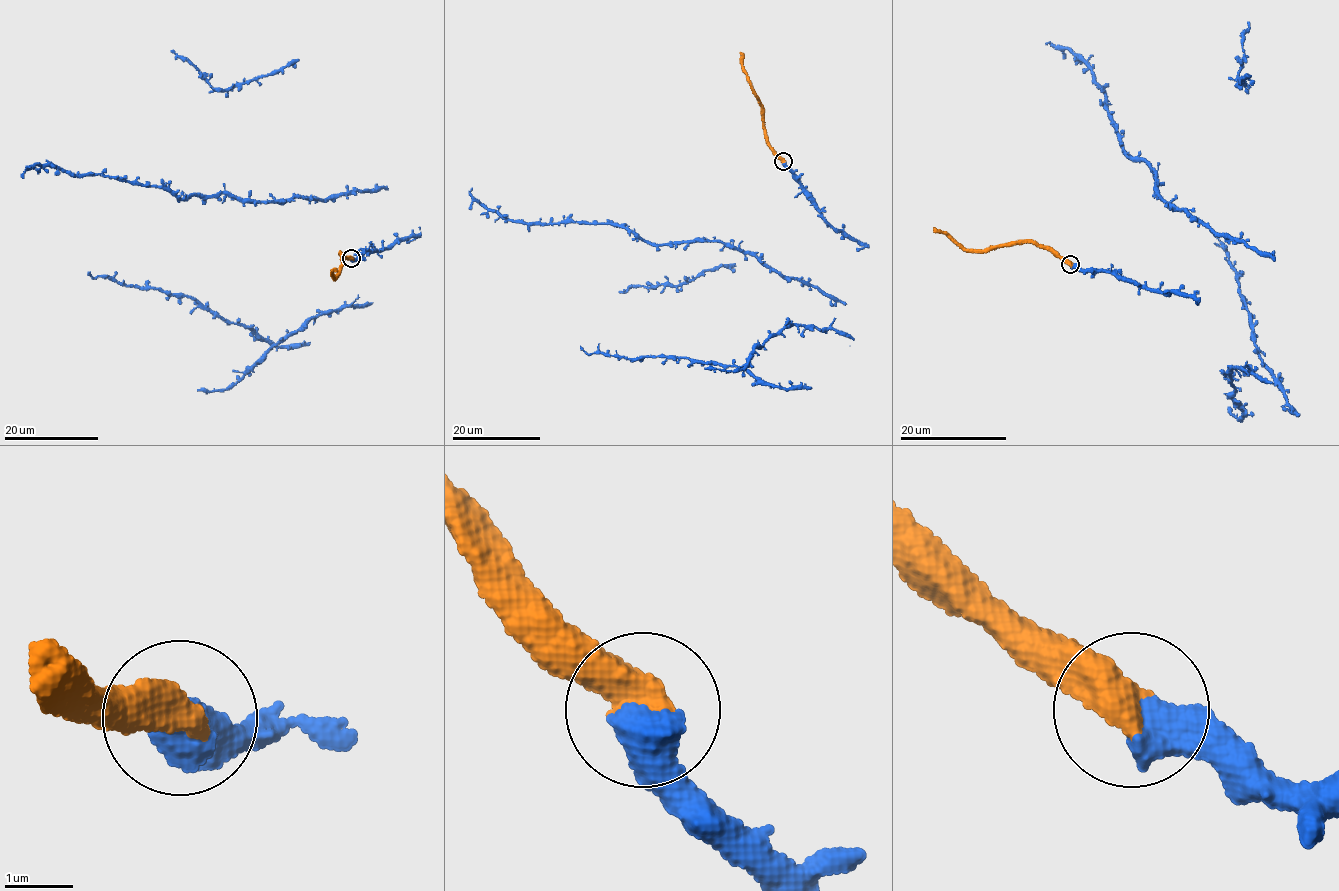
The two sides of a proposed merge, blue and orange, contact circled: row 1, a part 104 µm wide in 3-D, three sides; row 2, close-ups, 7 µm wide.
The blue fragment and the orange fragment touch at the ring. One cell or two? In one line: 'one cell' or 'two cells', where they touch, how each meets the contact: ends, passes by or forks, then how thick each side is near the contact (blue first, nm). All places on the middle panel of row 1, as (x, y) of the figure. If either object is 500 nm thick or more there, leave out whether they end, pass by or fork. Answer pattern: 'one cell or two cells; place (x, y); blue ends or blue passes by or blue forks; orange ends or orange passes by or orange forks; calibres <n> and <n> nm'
two cells; place (783, 161); calibres 600 and 550 nm

